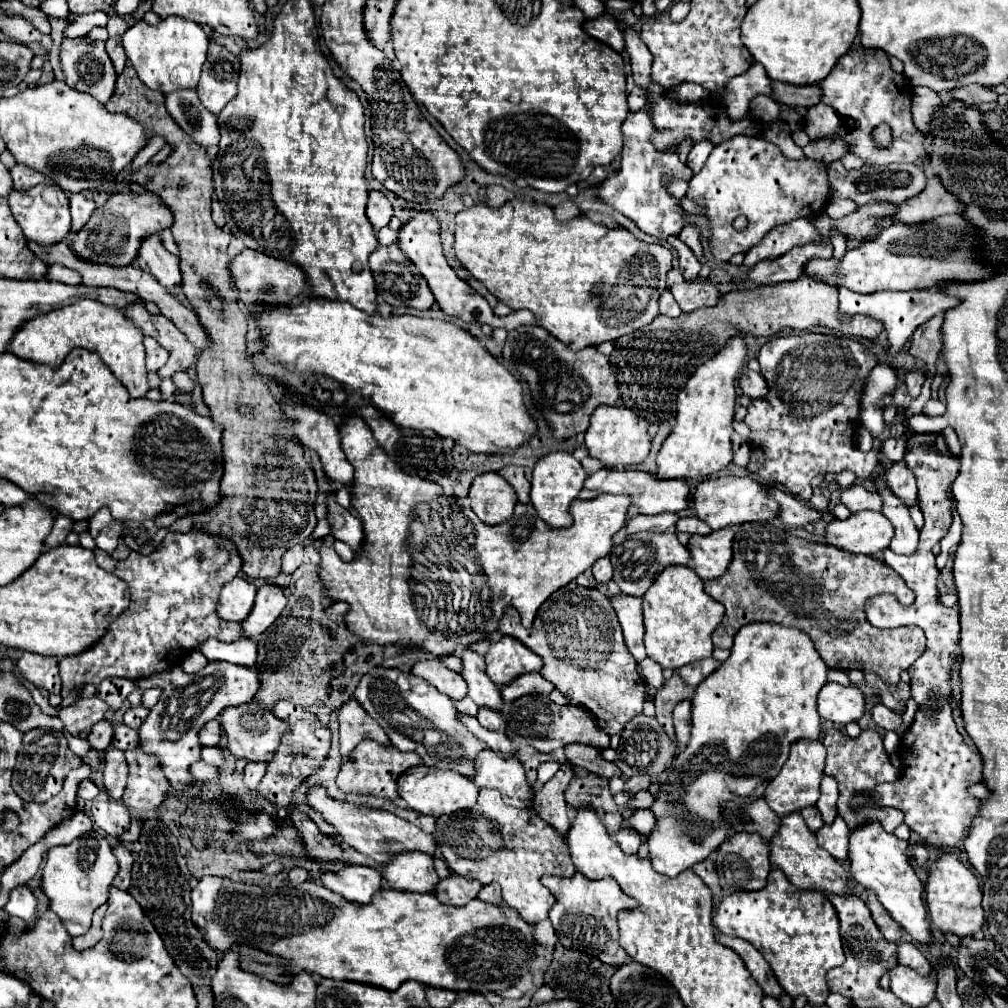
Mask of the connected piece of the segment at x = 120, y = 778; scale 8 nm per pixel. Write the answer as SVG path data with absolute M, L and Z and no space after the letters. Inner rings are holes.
M109 747L105 751L105 765L103 765L103 787L111 799L121 799L123 789L127 783L127 761L123 751Z

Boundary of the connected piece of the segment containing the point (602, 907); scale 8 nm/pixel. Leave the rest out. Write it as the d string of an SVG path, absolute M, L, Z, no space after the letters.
M575 873L573 877L543 877L541 883L555 895L555 905L549 911L549 919L553 923L553 929L559 937L559 943L567 949L583 951L591 957L597 957L603 965L625 965L629 961L629 955L619 945L619 925L617 925L617 913L625 909L635 909L637 901L627 897L615 879L605 877L601 881L591 881L581 873Z

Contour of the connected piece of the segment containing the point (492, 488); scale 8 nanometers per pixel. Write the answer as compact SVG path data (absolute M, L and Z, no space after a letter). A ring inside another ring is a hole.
M499 473L477 475L469 491L471 509L487 525L499 525L513 515L517 495Z

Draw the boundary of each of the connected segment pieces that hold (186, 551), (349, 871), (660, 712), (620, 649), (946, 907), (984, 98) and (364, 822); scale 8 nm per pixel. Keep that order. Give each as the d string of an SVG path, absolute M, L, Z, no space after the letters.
M203 531L167 533L163 543L157 547L157 551L145 557L131 551L131 555L125 561L119 561L113 571L117 577L127 581L131 591L131 603L127 611L109 625L107 635L99 643L95 643L91 649L83 651L81 655L63 657L59 661L59 671L63 679L61 695L67 697L75 685L89 685L89 683L99 685L105 677L121 677L121 679L137 681L141 677L149 677L153 673L165 671L167 667L175 667L191 649L195 649L199 643L203 643L209 637L227 643L241 639L239 623L221 621L215 613L219 591L241 571L241 559L231 559L231 555L235 557L237 551L229 539L213 537Z
M343 867L339 871L327 871L319 877L323 887L345 897L351 903L369 903L381 889L381 873L371 867Z
M673 673L673 677L665 683L665 687L661 687L657 691L657 695L653 699L655 709L657 709L655 717L673 741L675 741L675 731L673 731L673 721L671 721L673 707L683 699L693 699L693 693L695 693L695 689L687 687L687 683L683 683L683 679L677 673Z
M571 581L541 605L531 629L521 625L515 609L507 609L499 621L499 631L519 639L525 647L537 653L545 663L541 675L567 697L569 705L589 711L595 717L597 727L607 735L623 731L625 723L641 715L645 683L637 671L633 655L627 651L611 601L597 589L579 587Z
M953 853L939 855L939 859L929 867L925 883L925 901L929 907L929 917L933 927L957 937L967 937L985 925L985 911L981 907L981 889L977 877L957 859Z
M967 85L967 87L957 87L955 91L949 91L949 97L963 101L967 105L979 105L979 103L995 101L999 95L985 87L979 87L979 85Z
M313 787L307 795L307 801L315 811L319 811L339 831L339 835L353 849L375 859L377 863L389 863L393 855L407 853L407 851L419 851L419 853L425 853L429 857L435 857L435 853L437 853L437 841L433 839L433 835L421 831L413 823L403 821L389 811L375 811L375 809L355 807L347 801L335 801L327 795L327 791L323 787Z

